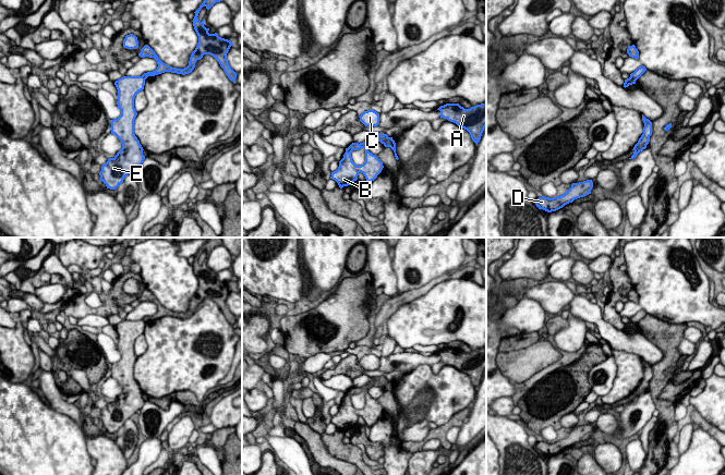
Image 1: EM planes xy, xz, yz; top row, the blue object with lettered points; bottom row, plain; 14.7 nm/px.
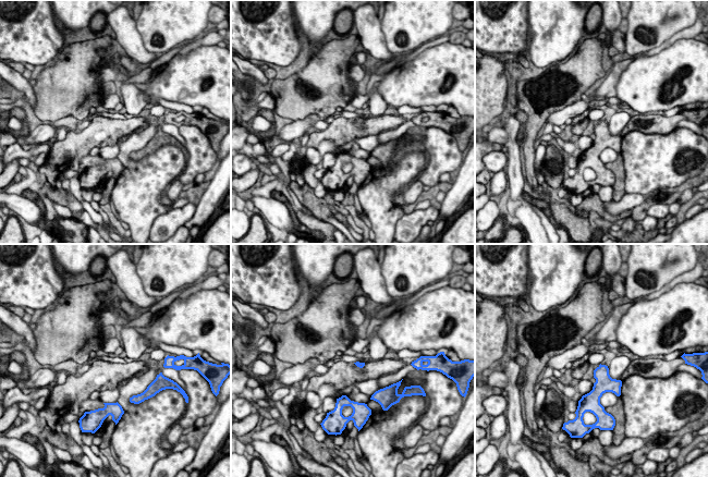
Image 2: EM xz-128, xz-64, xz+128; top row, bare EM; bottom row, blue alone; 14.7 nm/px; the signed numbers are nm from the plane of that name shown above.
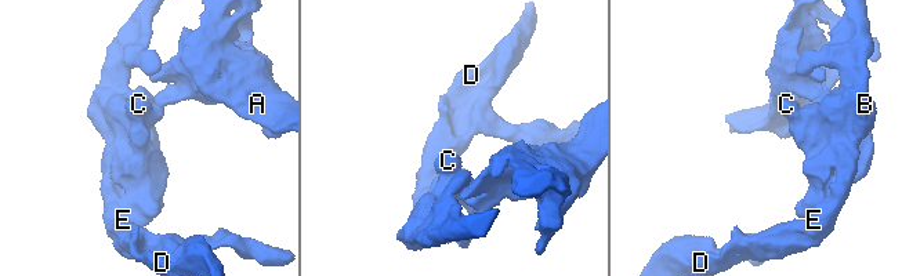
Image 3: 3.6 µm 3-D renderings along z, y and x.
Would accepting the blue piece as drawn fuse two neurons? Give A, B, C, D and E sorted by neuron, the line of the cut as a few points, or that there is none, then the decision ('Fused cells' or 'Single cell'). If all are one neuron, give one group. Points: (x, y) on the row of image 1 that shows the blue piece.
Groups: A / B C D E. Split along xz (388, 137), (383, 143). Fused cells

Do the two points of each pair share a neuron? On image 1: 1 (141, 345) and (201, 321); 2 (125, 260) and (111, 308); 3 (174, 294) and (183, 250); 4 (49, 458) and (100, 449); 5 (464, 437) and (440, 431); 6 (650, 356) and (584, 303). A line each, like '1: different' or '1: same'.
1: different
2: same
3: different
4: different
5: different
6: same

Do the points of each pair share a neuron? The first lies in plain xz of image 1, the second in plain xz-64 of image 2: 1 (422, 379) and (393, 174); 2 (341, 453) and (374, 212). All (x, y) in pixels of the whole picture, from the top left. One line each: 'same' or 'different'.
1: different
2: different

